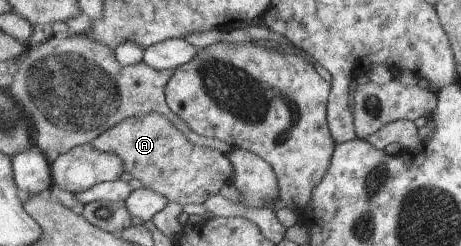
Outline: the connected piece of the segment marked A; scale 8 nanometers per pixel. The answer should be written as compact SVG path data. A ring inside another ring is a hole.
M154 111L145 117L126 119L94 139L92 144L101 151L118 153L125 164L125 171L141 181L146 189L154 189L169 201L186 205L204 205L205 202L221 192L221 188L233 181L233 164L222 151L214 147L193 144L186 135L172 123L168 117Z

